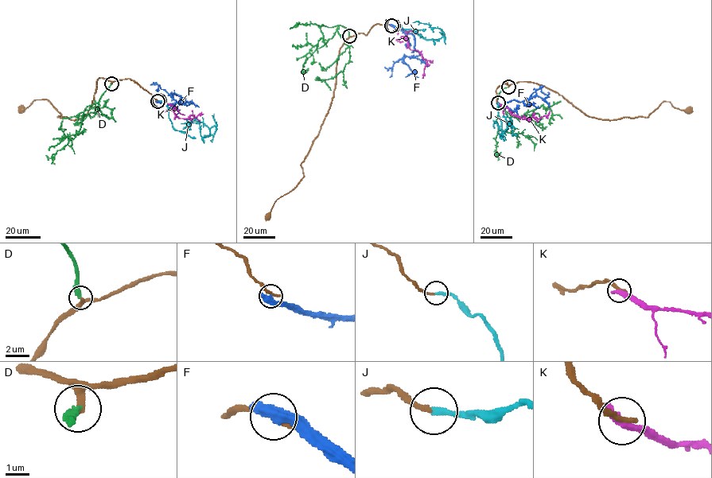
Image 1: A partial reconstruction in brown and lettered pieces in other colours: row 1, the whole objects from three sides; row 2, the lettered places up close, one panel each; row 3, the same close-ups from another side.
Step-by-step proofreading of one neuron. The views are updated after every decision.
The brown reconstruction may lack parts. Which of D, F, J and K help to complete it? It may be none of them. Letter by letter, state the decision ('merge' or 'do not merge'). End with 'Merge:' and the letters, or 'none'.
D: do not merge
F: do not merge
J: merge
K: do not merge
Merge: J

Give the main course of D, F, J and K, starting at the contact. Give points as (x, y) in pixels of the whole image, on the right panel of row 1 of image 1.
D: (508, 87), (499, 92), (496, 99), (503, 110), (517, 118), (542, 105), (551, 109), (552, 123)
F: (497, 102), (504, 105), (517, 100), (527, 106), (536, 90), (540, 88), (547, 95), (547, 91)
J: (498, 102), (500, 130), (505, 131), (511, 121), (512, 127), (508, 126), (499, 136), (495, 122), (494, 128)
K: (497, 102), (507, 107), (511, 114), (522, 118), (540, 118), (550, 111)

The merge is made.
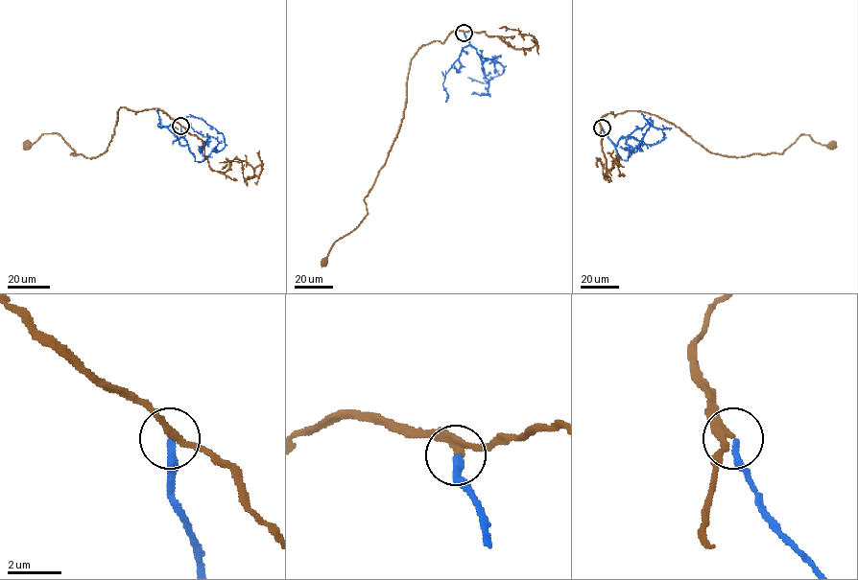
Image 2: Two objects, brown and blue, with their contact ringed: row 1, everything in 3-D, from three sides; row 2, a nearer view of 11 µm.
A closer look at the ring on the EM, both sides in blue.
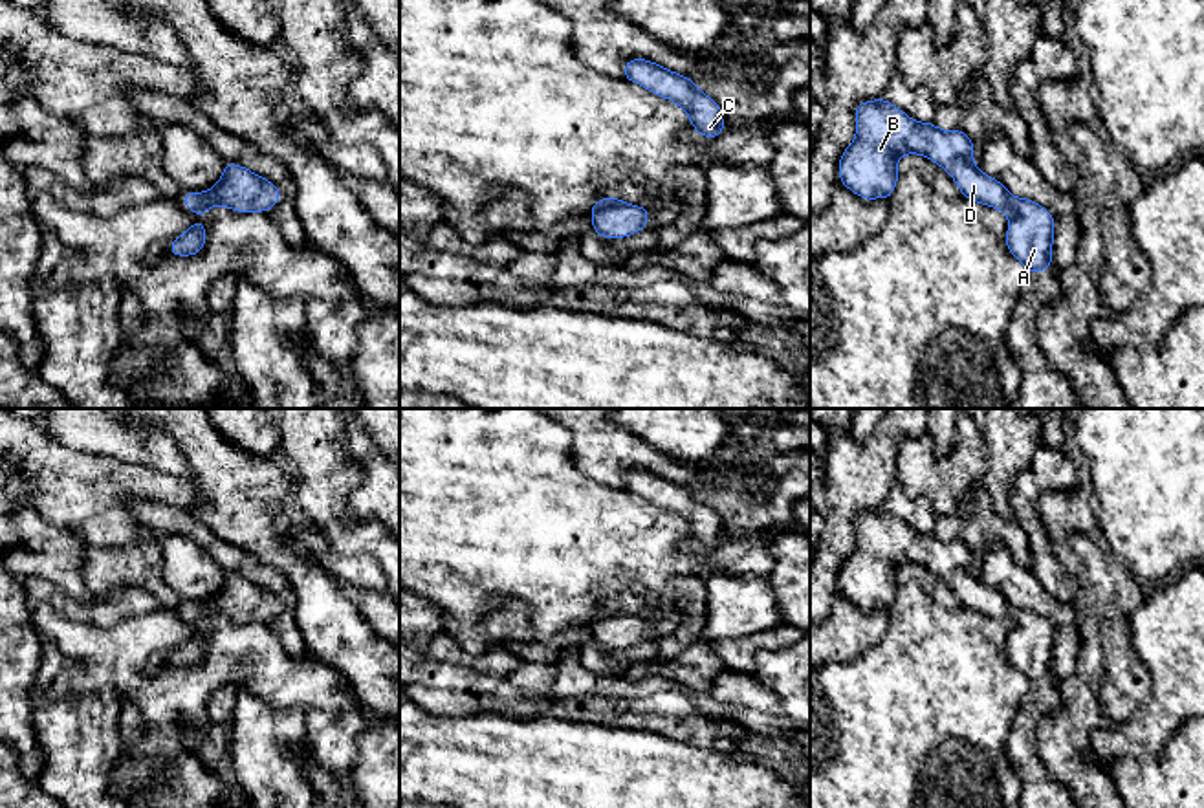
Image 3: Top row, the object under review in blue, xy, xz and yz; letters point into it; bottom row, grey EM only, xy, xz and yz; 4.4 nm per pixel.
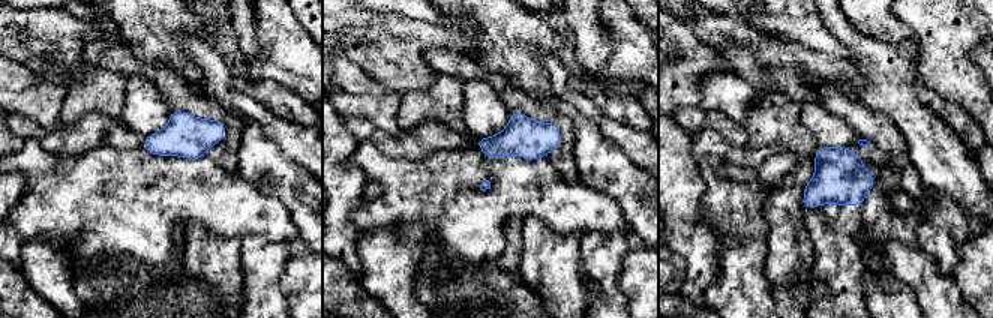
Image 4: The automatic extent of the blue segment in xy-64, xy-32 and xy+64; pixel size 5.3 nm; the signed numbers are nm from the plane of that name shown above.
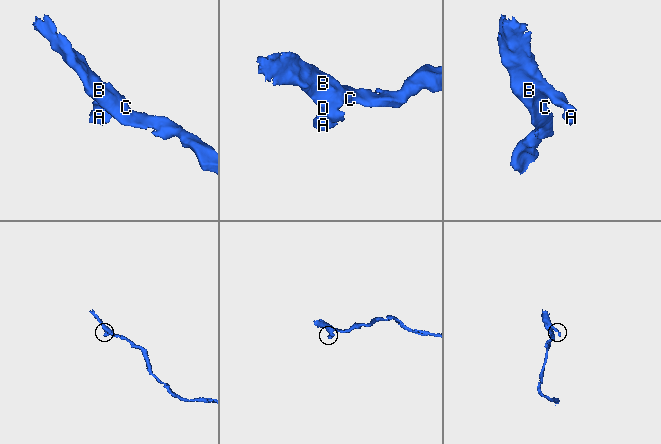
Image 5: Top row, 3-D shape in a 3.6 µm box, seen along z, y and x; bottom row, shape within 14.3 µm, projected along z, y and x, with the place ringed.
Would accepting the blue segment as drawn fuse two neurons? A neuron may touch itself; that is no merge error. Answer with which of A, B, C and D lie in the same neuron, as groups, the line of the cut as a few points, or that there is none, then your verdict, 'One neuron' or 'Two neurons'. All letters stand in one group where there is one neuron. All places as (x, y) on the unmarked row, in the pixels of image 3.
Groups: A B C D. No split. One neuron

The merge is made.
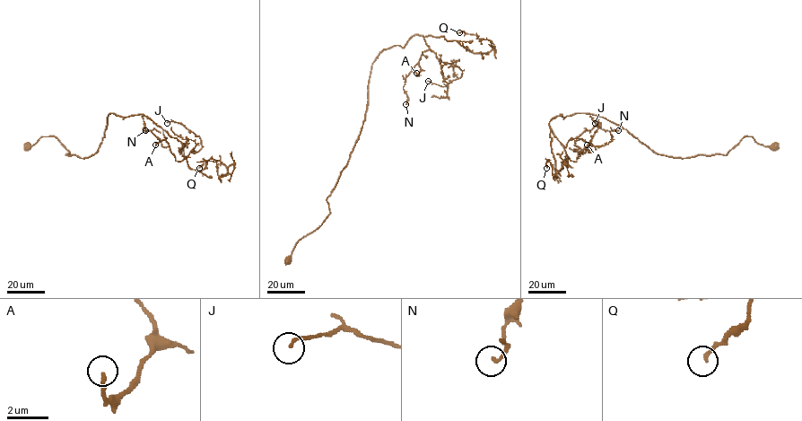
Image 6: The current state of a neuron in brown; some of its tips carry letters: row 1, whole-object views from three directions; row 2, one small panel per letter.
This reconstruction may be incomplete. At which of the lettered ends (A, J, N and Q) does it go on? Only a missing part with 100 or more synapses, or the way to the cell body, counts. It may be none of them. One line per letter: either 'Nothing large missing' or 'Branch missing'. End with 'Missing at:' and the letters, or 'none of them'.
A: Nothing large missing
J: Nothing large missing
N: Nothing large missing
Q: Nothing large missing
Missing at: none of them

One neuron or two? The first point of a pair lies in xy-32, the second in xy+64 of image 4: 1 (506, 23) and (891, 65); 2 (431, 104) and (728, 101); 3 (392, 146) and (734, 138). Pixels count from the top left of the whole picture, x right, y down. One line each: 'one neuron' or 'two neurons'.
1: one neuron
2: two neurons
3: two neurons

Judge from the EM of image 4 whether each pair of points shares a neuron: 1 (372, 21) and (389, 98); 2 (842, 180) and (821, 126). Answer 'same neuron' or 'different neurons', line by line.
1: different neurons
2: different neurons

